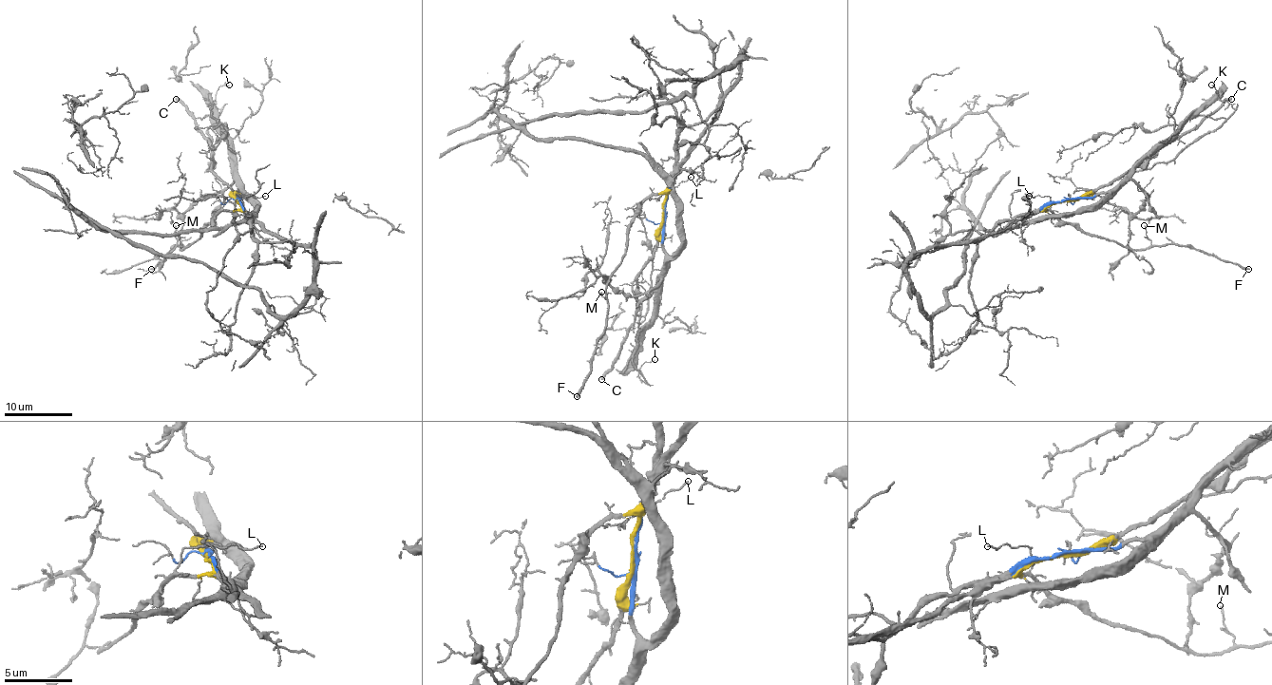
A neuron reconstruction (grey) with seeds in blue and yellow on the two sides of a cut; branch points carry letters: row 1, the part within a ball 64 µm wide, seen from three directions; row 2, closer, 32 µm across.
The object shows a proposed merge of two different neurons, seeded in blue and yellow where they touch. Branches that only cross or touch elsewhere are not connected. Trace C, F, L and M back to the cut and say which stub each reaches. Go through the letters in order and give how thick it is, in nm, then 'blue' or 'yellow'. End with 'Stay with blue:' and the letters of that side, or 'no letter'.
C: 360 nm | yellow
F: 280 nm | yellow
L: 90 nm | yellow
M: 110 nm | yellow
Stay with blue: no letter

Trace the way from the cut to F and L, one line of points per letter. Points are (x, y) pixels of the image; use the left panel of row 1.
F: (238, 199), (240, 206), (217, 217), (196, 240), (184, 249), (180, 249), (180, 244), (150, 269)
L: (238, 199), (240, 206), (225, 210), (226, 197), (265, 197)

